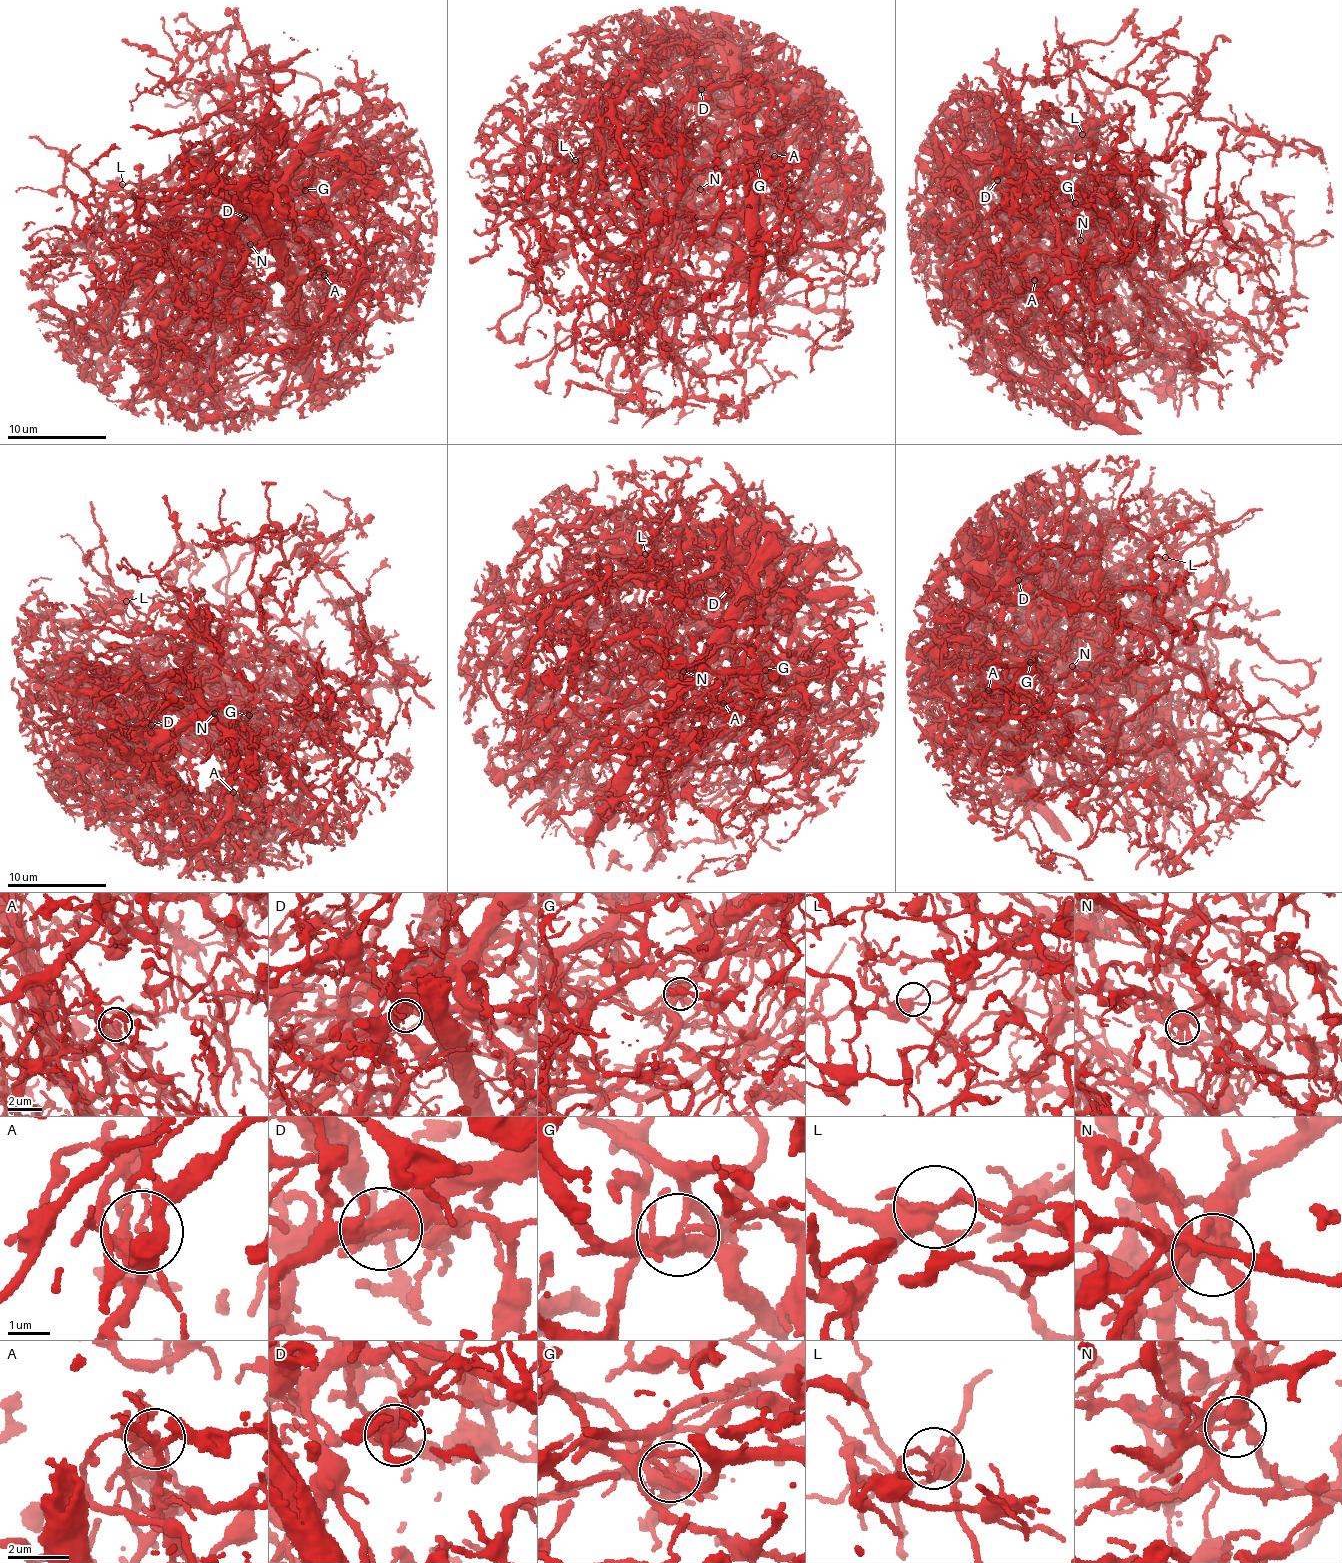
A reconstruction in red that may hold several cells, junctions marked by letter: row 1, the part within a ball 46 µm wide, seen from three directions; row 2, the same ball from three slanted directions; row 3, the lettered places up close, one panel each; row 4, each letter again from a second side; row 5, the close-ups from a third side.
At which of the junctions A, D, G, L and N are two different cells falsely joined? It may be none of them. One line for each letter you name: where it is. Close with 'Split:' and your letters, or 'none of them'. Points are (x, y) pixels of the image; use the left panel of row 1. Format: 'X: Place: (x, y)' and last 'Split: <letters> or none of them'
A: Place: (324, 275)
G: Place: (305, 190)
N: Place: (250, 244)
Split: A, G, N

